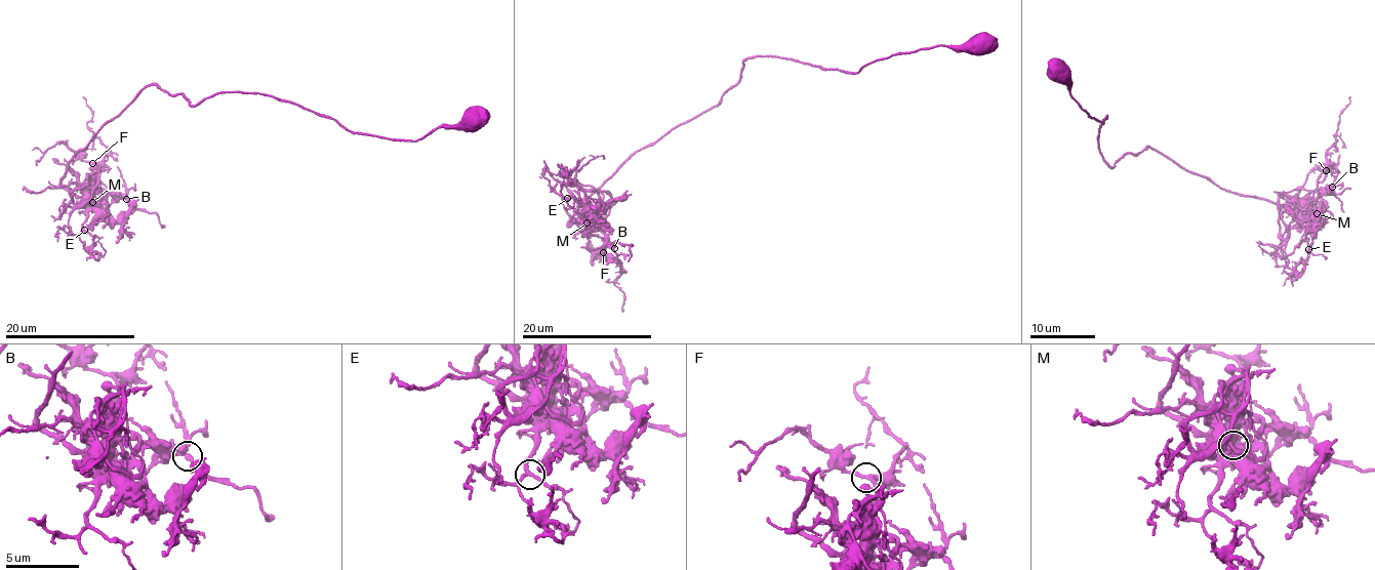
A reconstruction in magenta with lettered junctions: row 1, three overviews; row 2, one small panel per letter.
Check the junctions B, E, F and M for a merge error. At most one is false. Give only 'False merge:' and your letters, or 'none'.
False merge: M

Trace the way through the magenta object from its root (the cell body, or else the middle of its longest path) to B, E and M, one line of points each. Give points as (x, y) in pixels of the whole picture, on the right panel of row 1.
B: (1056, 75), (1090, 118), (1106, 116), (1098, 139), (1109, 167), (1149, 147), (1228, 192), (1315, 214), (1332, 187)
E: (1056, 75), (1090, 118), (1106, 116), (1098, 139), (1109, 167), (1149, 147), (1228, 192), (1316, 211), (1308, 249)
M: (1056, 75), (1090, 118), (1102, 123), (1106, 116), (1098, 139), (1109, 167), (1149, 147), (1228, 192), (1317, 212)

